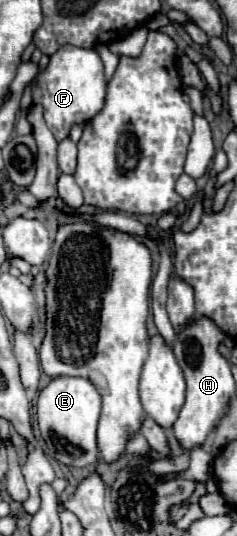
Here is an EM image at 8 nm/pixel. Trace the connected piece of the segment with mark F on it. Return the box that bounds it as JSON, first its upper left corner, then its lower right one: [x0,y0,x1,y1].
[33,45,107,141]

